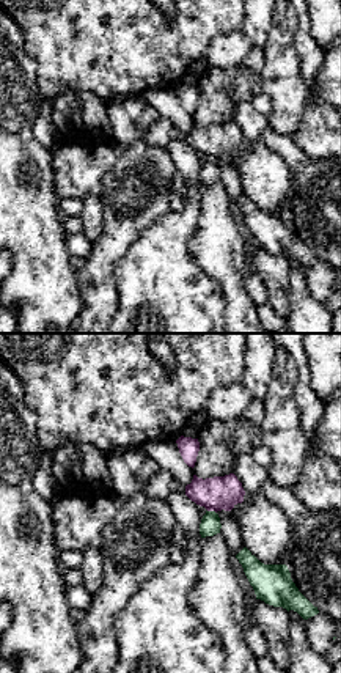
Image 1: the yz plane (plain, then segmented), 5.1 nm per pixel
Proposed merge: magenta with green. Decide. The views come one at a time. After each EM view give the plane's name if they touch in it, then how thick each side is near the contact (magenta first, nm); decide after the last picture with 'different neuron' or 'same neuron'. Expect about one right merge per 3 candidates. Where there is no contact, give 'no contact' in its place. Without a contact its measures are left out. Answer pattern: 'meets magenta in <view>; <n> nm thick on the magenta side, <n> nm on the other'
meets magenta in yz; 180 nm thick on the magenta side, 100 nm on the other

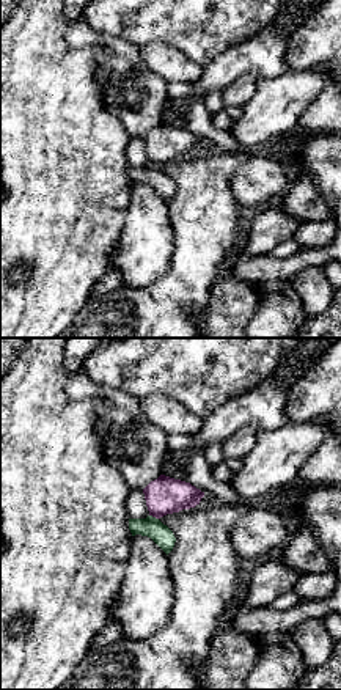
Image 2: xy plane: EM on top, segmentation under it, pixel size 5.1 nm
meets magenta in xy; 190 nm thick on the magenta side, 110 nm on the other

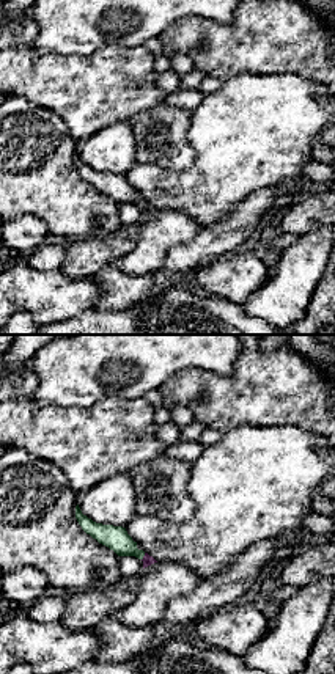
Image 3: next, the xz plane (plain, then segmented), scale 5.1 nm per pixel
meets magenta in xz; 50 nm thick on the magenta side, 120 nm on the other

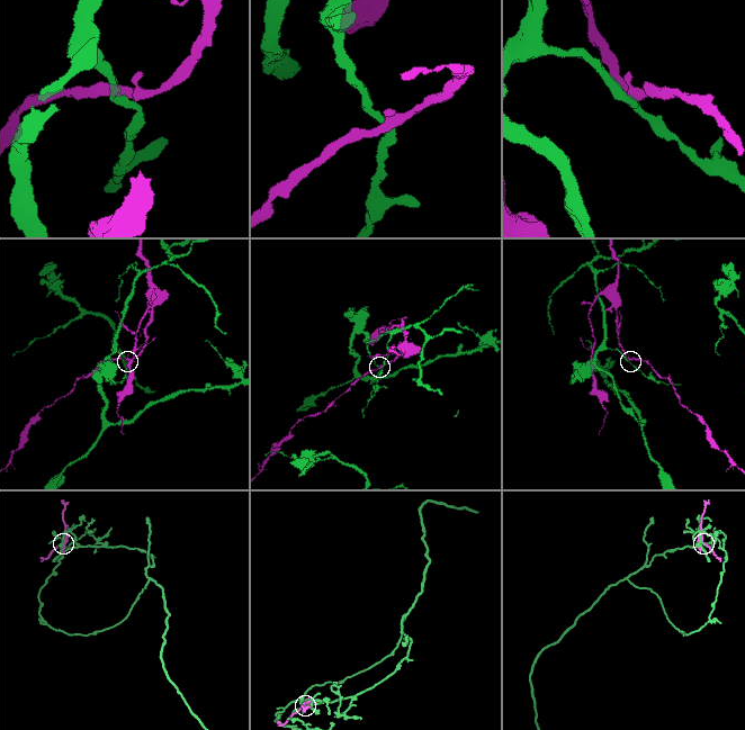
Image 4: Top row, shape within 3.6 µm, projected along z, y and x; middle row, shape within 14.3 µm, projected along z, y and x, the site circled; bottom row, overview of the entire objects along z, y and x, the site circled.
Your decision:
different neuron

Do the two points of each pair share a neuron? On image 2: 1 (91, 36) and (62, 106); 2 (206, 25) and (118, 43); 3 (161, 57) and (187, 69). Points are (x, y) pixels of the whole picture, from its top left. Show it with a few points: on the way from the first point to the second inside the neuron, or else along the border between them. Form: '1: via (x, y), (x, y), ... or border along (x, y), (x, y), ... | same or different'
1: border along (66, 29), (66, 41), (71, 46), (104, 47) | different
2: border along (93, 27), (120, 35), (139, 47) | different
3: via (167, 62), (181, 68) | same

